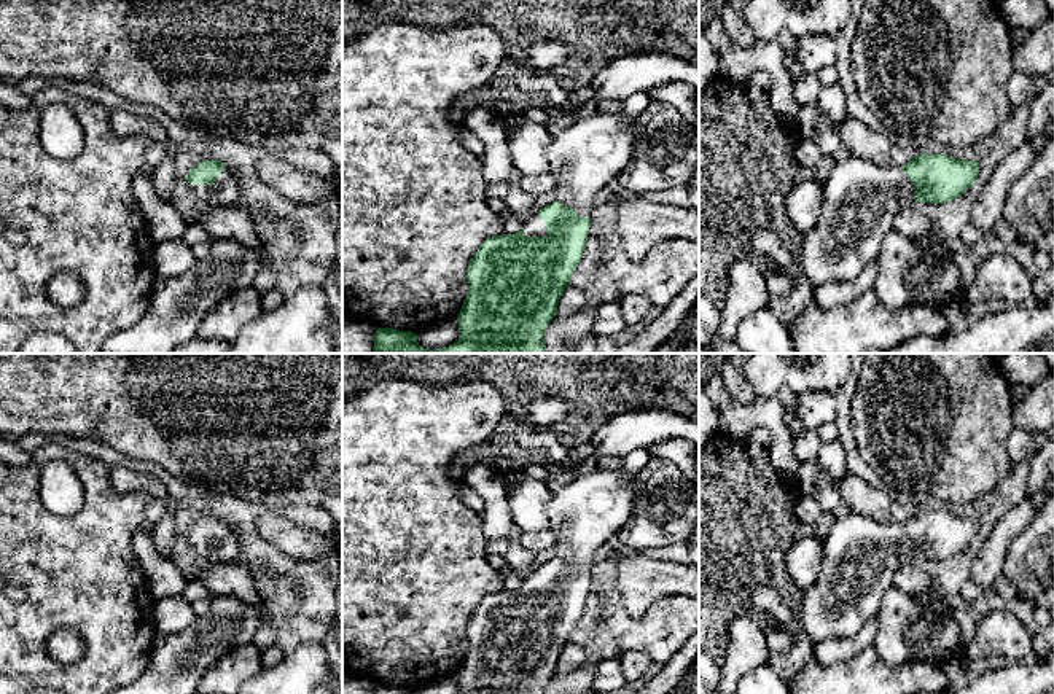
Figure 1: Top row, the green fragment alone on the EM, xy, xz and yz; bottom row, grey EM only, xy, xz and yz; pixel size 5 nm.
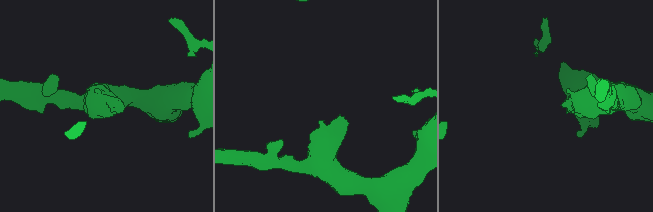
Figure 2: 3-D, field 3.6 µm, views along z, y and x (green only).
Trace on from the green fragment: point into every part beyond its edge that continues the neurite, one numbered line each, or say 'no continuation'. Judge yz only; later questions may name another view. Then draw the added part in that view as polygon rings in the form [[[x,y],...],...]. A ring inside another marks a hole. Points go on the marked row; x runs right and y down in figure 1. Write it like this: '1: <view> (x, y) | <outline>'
1: yz (860, 199) | [[[852,154],[836,162],[820,186],[820,216],[798,258],[807,282],[817,288],[855,280],[877,259],[895,215],[919,204],[915,189],[901,167],[879,167]]]

